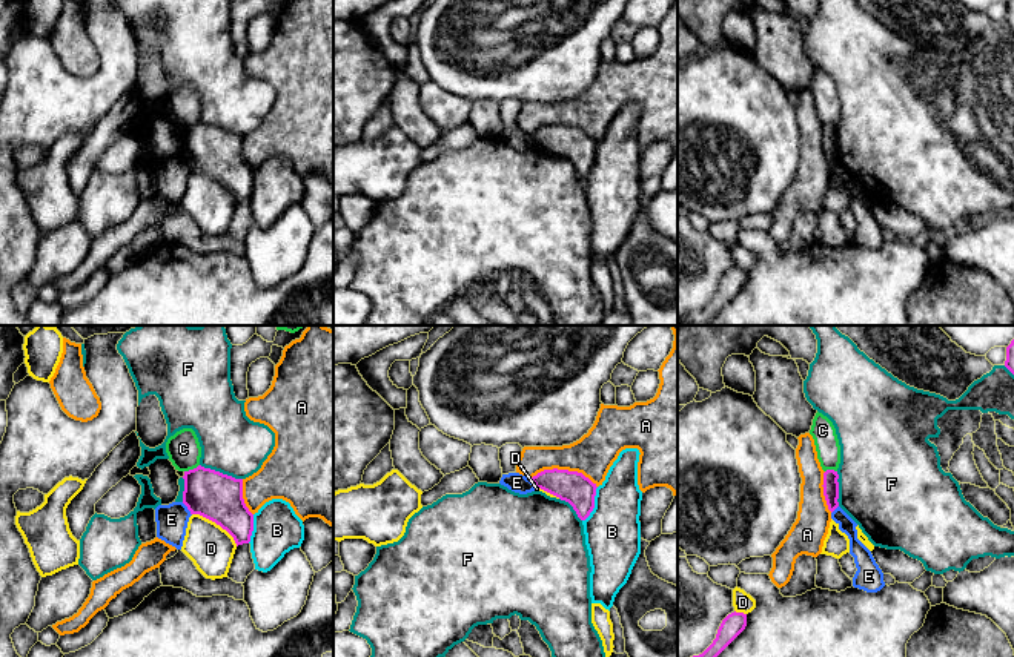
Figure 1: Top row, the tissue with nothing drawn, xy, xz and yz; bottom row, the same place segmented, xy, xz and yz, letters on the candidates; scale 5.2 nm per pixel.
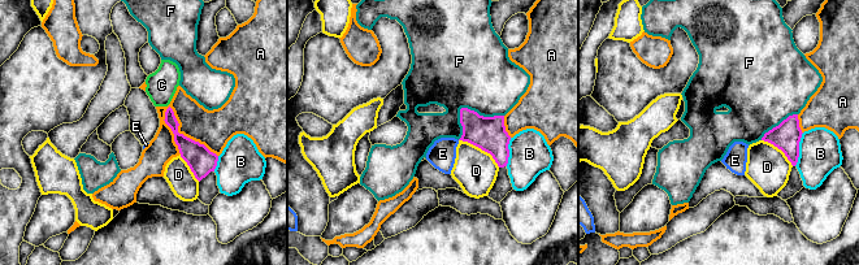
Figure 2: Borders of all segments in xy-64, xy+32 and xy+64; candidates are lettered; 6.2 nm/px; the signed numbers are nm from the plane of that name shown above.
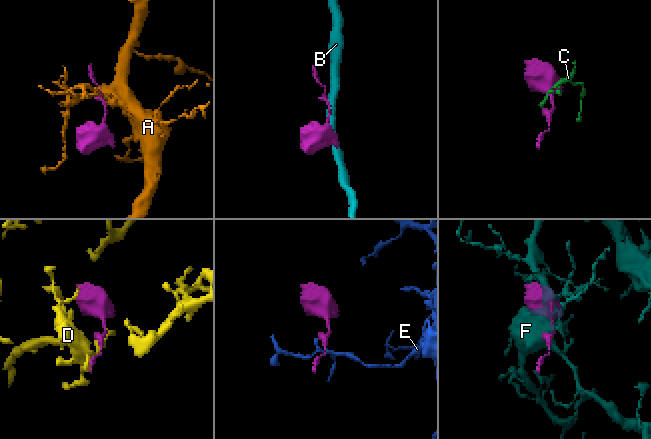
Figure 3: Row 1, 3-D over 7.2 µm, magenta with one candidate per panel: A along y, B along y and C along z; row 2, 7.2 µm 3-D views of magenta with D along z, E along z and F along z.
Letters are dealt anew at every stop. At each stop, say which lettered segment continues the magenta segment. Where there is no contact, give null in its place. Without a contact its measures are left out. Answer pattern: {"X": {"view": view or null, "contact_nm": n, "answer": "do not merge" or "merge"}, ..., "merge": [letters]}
{"A": {"view": "xz", "contact_nm": 360, "answer": "do not merge"}, "B": {"view": "xz", "contact_nm": 200, "answer": "do not merge"}, "C": {"view": "xy", "contact_nm": 90, "answer": "do not merge"}, "D": {"view": "xy", "contact_nm": 300, "answer": "do not merge"}, "E": {"view": "xy", "contact_nm": 90, "answer": "do not merge"}, "F": {"view": "xy", "contact_nm": 240, "answer": "do not merge"}, "merge": []}

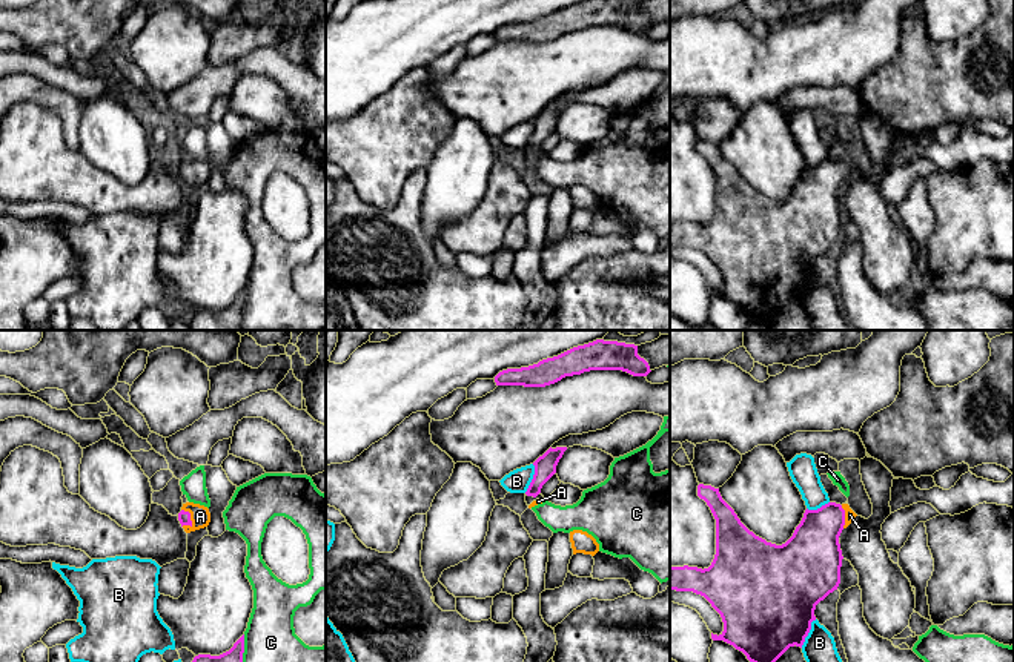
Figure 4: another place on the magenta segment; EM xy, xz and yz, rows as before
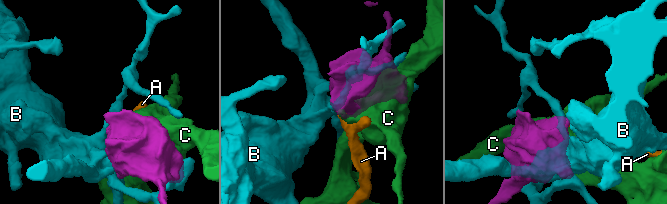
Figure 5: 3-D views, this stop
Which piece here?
{"A": {"view": "xy", "contact_nm": 120, "answer": "merge"}, "B": {"view": "yz", "contact_nm": 170, "answer": "do not merge"}, "C": {"view": "xy", "contact_nm": 220, "answer": "do not merge"}, "merge": ["A"]}

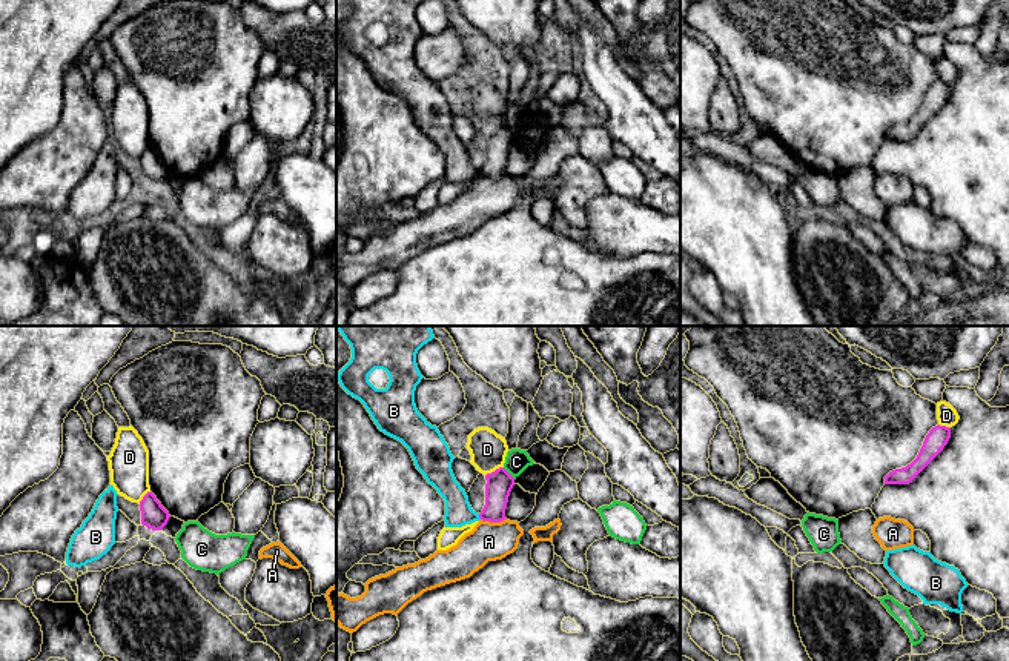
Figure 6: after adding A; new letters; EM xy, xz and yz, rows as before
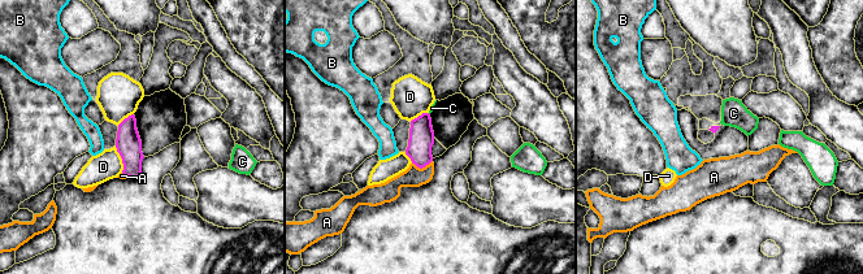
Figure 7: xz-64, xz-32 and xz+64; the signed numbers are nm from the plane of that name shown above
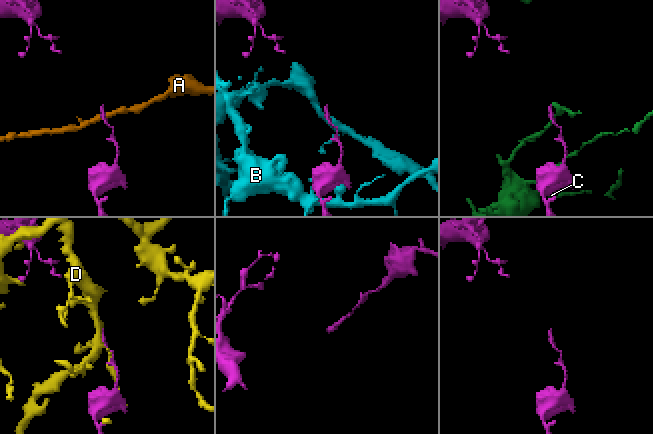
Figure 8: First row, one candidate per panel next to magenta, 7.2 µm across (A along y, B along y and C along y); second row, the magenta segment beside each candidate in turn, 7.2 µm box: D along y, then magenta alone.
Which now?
{"A": {"view": "xz", "contact_nm": 140, "answer": "do not merge"}, "B": {"view": "xz", "contact_nm": 40, "answer": "do not merge"}, "C": {"view": "xz", "contact_nm": 90, "answer": "do not merge"}, "D": {"view": "xz", "contact_nm": 110, "answer": "do not merge"}, "merge": []}

